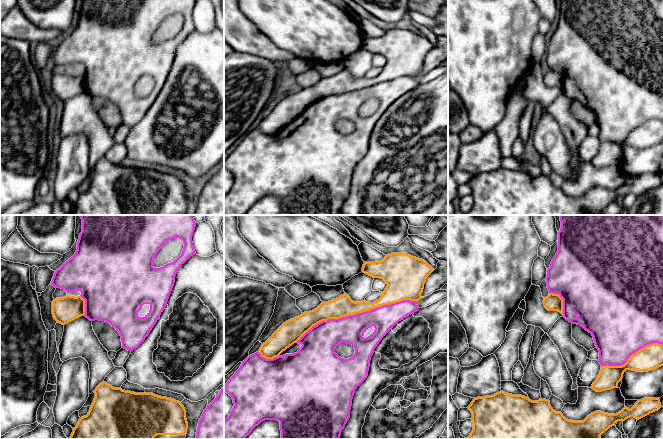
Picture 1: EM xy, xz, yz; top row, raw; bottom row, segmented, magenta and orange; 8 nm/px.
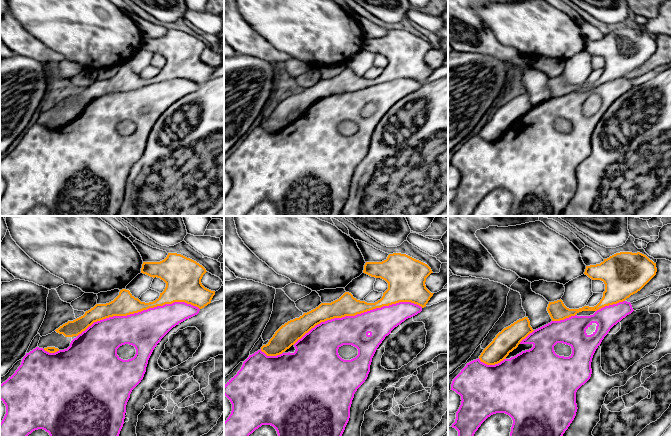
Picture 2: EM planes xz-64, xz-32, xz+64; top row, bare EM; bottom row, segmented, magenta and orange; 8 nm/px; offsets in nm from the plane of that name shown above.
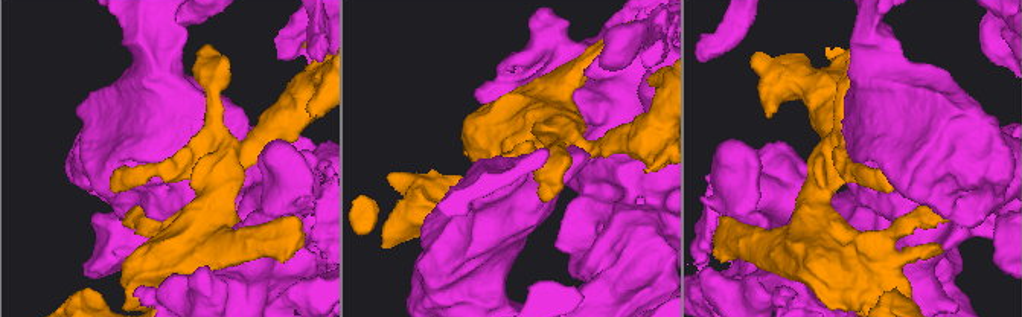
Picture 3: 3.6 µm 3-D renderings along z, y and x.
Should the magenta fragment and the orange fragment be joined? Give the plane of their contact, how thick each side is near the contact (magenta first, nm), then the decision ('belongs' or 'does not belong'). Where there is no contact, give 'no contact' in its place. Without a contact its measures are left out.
contact in xz; calibres 220 and 170 nm; belongs

